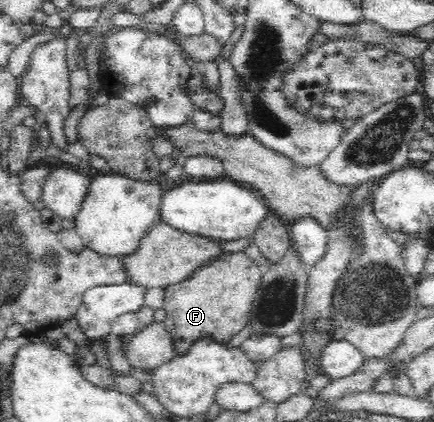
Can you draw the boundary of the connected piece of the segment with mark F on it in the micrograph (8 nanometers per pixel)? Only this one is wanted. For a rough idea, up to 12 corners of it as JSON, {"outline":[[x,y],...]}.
{"outline":[[245,250],[166,286],[175,352],[247,327],[263,270]]}

